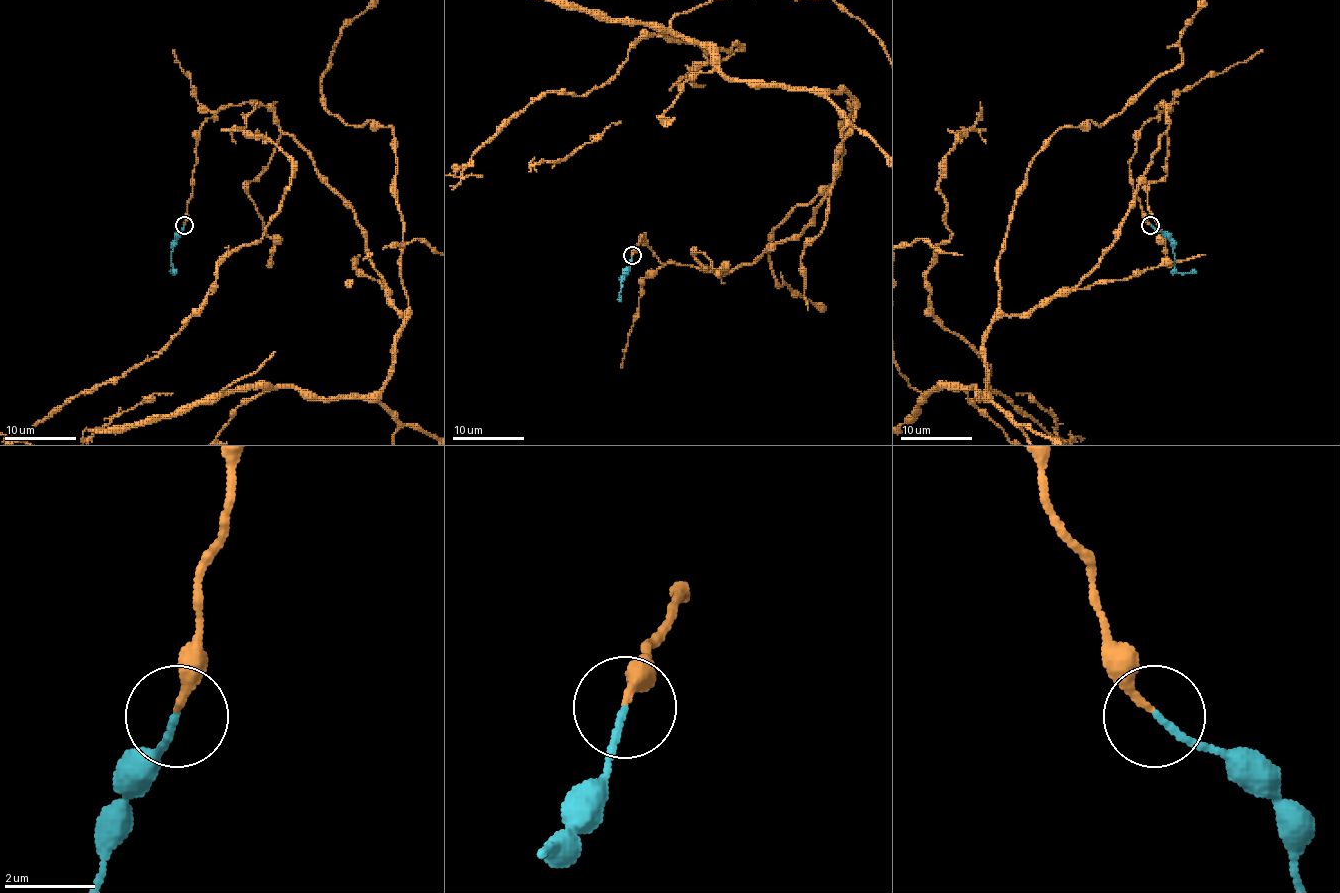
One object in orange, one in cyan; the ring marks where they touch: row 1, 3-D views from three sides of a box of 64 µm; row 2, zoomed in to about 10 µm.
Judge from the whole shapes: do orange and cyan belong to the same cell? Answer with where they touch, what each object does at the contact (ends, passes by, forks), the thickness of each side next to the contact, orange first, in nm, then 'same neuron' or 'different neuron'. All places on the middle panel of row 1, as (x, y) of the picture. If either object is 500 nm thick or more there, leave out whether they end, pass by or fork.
at (632, 255); orange ends there; cyan ends there; 180 nm thick on the orange side, 130 nm on the other; same neuron

